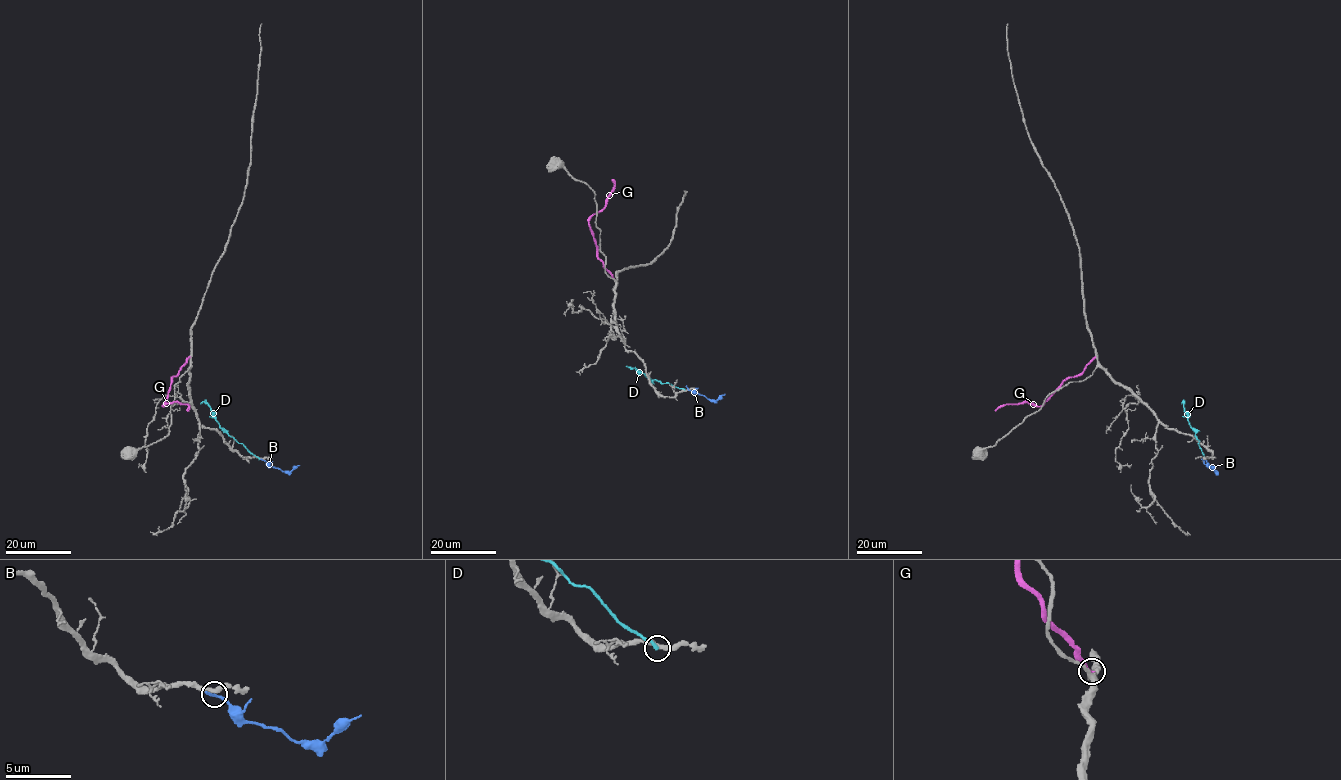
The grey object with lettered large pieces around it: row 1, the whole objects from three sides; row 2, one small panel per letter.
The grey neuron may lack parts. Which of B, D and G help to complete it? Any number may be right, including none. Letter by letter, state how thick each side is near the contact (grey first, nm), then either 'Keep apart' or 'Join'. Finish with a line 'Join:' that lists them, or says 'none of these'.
B: Thickness 320 nm (grey) against 260 nm. Keep apart
D: Thickness 360 nm (grey) against 220 nm. Keep apart
G: Thickness 440 nm (grey) against 360 nm. Keep apart
Join: none of these

